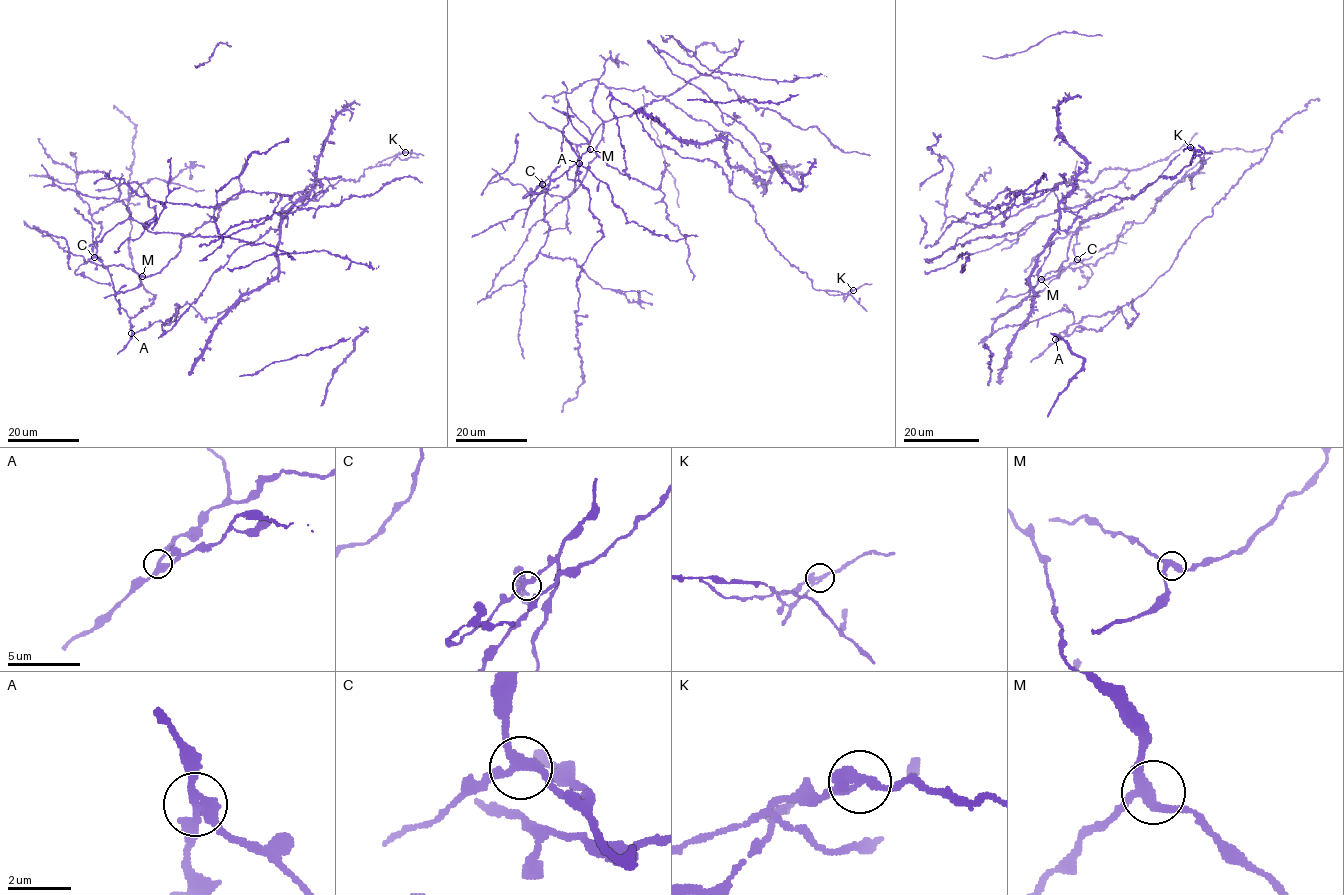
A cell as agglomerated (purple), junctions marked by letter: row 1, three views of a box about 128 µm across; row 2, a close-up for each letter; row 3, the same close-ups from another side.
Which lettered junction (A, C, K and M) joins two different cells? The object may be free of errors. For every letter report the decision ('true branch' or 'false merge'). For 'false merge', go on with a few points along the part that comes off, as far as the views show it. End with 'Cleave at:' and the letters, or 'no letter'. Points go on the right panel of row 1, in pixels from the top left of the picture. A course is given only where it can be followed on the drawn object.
A: true branch
C: true branch
K: false merge; course (1190, 148), (1195, 155), (1212, 153)
M: true branch
Cleave at: K

